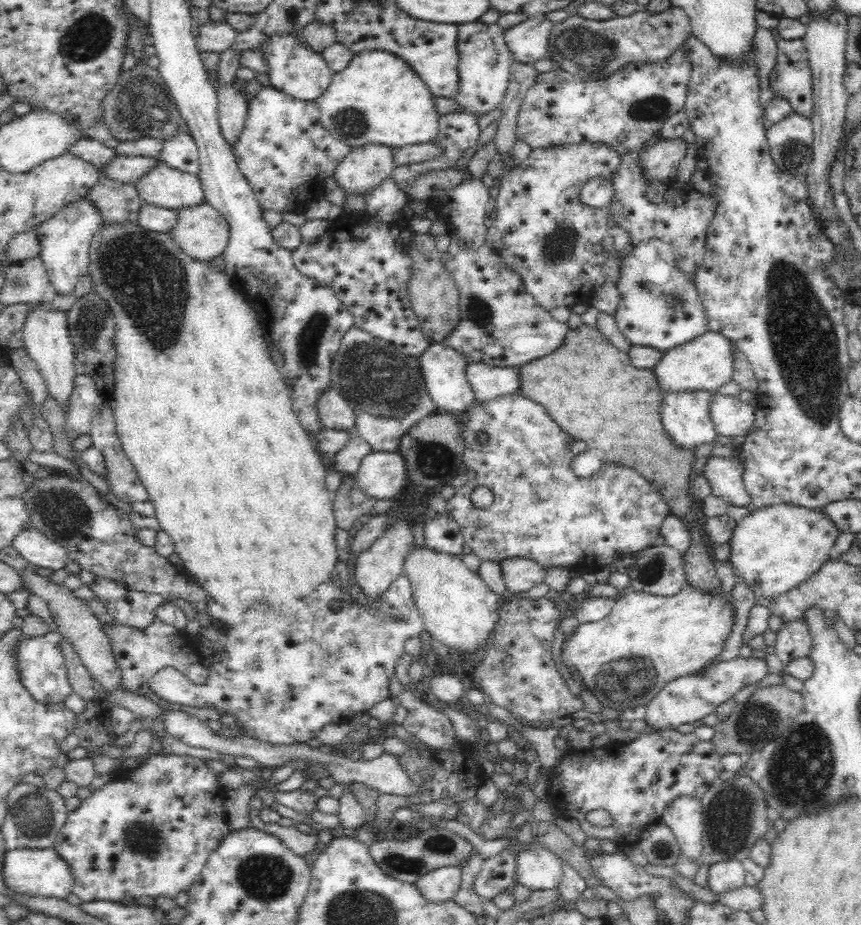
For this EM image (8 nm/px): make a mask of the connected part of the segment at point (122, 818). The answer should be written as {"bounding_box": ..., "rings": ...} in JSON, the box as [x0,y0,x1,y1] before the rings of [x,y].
{"bounding_box":[53,755,231,902],"rings":[[[157,755],[146,758],[145,762],[135,768],[134,772],[126,780],[110,781],[106,786],[92,792],[92,795],[81,800],[76,810],[71,810],[67,814],[65,823],[61,828],[57,838],[53,842],[53,848],[56,853],[63,859],[70,869],[72,877],[70,892],[76,894],[80,900],[86,901],[110,901],[118,902],[124,900],[126,896],[130,898],[176,898],[182,892],[188,892],[198,878],[200,871],[204,868],[207,858],[211,852],[222,842],[222,839],[231,831],[226,822],[226,811],[224,808],[226,788],[218,780],[216,767],[205,760],[190,755]]]}

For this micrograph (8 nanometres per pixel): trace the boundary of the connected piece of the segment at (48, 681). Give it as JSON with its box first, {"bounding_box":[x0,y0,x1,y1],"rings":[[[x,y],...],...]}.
{"bounding_box":[13,632,72,703],"rings":[[[57,632],[20,638],[13,646],[13,663],[20,682],[36,702],[62,703],[72,693]]]}

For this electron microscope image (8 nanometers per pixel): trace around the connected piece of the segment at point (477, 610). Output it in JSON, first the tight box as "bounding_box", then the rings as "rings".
{"bounding_box":[402,544,500,654],"rings":[[[414,544],[414,548],[409,551],[410,554],[404,558],[402,573],[410,581],[413,601],[420,611],[425,630],[431,633],[433,639],[457,649],[458,654],[474,652],[481,644],[484,648],[489,633],[494,631],[496,622],[499,620],[500,596],[485,585],[477,572],[466,566],[461,556],[435,552],[425,544],[422,546]]]}

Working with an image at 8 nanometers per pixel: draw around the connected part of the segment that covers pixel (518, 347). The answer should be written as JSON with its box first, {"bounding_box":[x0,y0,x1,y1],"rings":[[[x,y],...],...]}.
{"bounding_box":[427,182,568,368],"rings":[[[478,182],[460,184],[440,192],[439,197],[436,195],[427,203],[438,218],[453,226],[453,233],[449,233],[451,238],[449,249],[440,257],[454,277],[458,290],[458,322],[441,343],[448,348],[456,349],[467,362],[486,363],[496,367],[517,368],[556,350],[562,344],[568,325],[556,321],[550,311],[540,307],[534,298],[524,291],[519,276],[502,265],[496,250],[490,249],[486,244],[485,234],[493,204],[489,189]]]}

